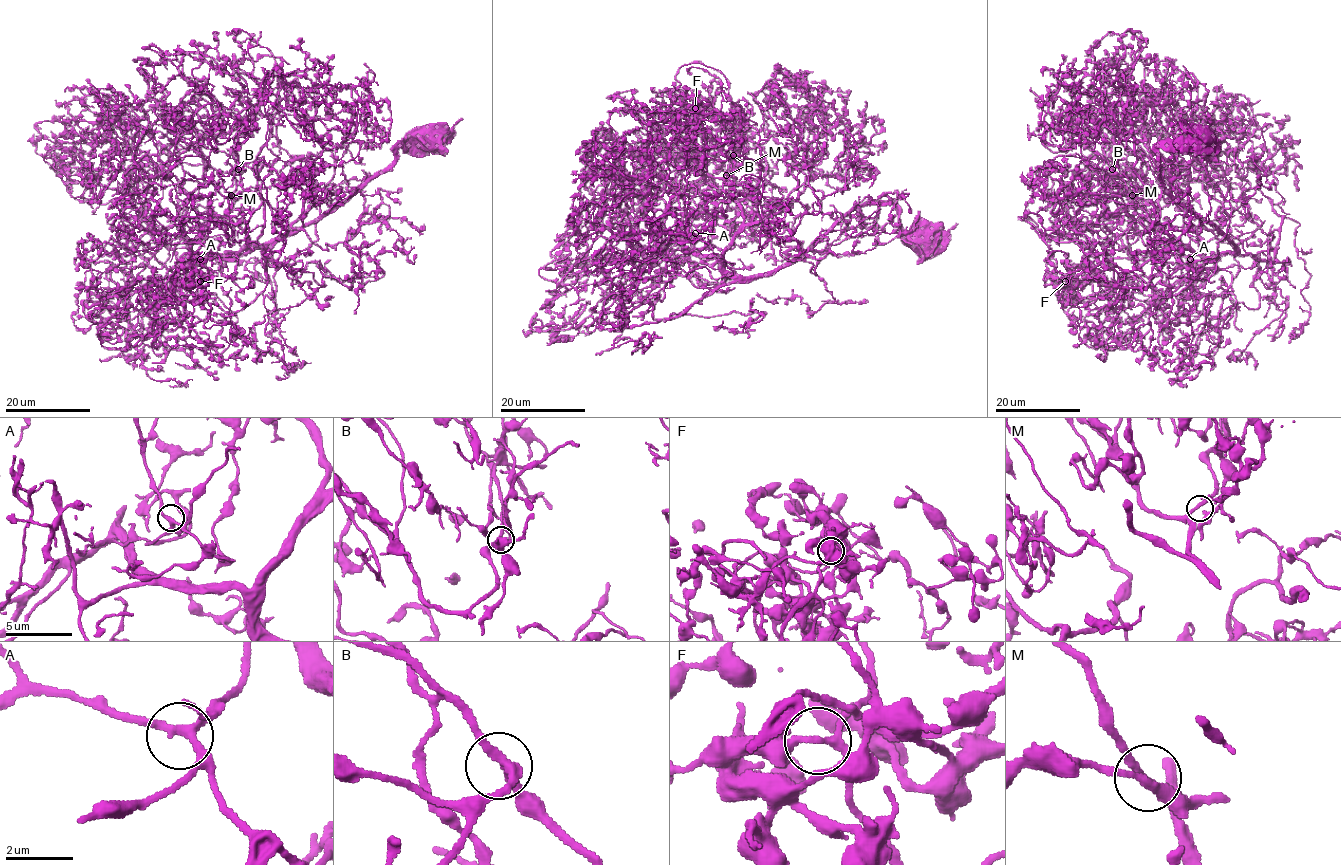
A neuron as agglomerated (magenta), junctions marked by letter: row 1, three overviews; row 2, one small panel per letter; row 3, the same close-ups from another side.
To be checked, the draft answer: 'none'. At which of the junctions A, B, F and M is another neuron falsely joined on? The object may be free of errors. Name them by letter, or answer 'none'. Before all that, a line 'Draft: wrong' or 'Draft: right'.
Draft: right
none

